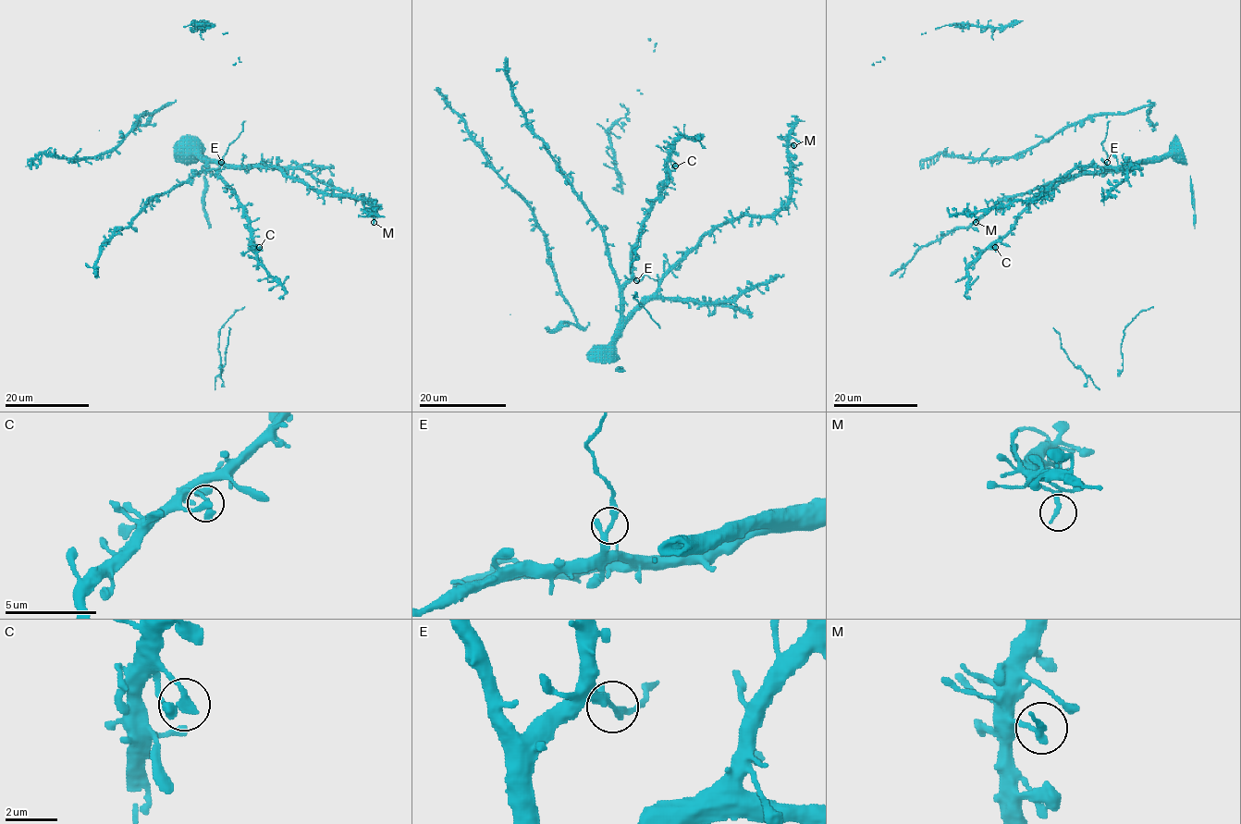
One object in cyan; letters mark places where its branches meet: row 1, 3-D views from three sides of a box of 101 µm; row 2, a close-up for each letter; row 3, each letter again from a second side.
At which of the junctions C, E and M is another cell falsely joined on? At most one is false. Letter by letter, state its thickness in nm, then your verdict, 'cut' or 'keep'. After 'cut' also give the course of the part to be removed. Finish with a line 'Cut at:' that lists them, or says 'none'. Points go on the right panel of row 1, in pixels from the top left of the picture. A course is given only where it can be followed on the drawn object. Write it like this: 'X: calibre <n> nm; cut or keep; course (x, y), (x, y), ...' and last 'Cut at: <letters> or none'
C: calibre 240 nm; keep
E: calibre 190 nm; cut; course (1107, 162), (1101, 141), (1110, 121)
M: calibre 180 nm; keep
Cut at: E

